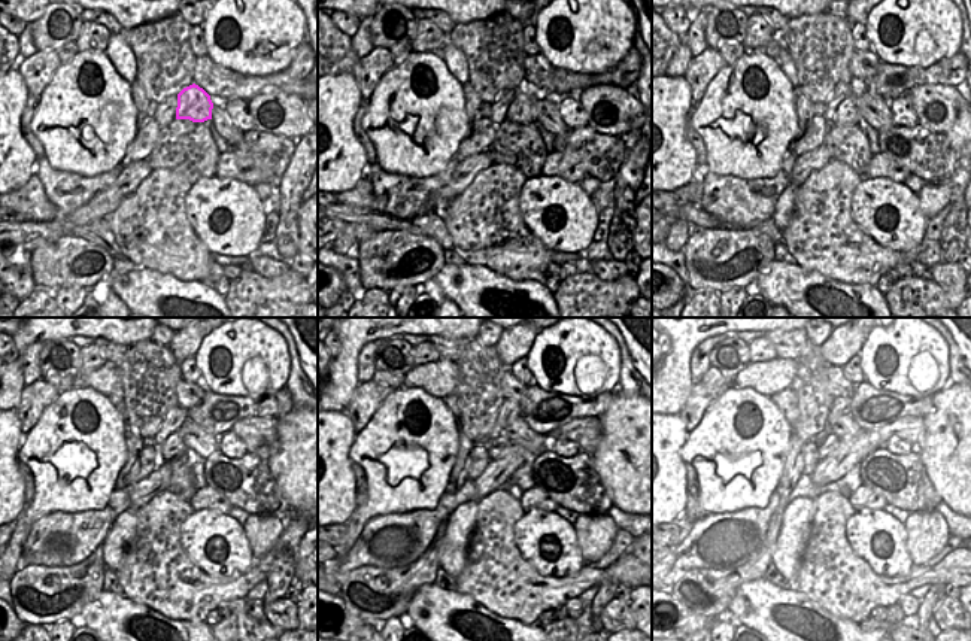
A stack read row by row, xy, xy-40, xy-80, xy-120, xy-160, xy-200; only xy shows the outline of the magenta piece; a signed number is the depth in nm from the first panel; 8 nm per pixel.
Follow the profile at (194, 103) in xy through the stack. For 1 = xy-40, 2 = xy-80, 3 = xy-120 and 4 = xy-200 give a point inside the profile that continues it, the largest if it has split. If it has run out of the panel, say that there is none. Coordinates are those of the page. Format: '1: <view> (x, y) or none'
1: xy-40 (522, 109)
2: xy-80 (846, 114)
3: xy-120 (173, 446)
4: xy-200 (831, 440)

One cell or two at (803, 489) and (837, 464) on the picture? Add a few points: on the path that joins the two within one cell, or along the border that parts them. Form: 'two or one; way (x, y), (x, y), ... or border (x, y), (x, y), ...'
two; border (847, 473), (824, 485), (818, 485), (809, 476)

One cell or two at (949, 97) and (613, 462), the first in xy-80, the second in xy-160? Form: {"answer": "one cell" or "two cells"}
{"answer": "two cells"}

